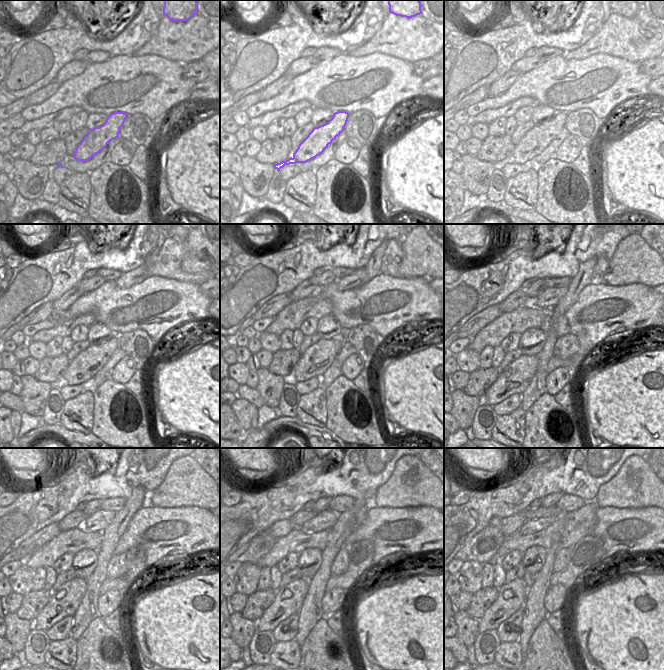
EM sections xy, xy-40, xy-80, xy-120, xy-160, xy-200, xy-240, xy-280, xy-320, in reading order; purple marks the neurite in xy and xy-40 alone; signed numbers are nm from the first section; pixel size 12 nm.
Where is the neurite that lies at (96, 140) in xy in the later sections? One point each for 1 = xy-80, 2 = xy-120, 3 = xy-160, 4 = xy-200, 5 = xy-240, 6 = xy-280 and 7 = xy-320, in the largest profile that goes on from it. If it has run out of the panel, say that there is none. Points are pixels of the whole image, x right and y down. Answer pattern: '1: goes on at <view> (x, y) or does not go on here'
1: goes on at xy-80 (534, 142)
2: goes on at xy-120 (87, 363)
3: goes on at xy-160 (316, 359)
4: goes on at xy-200 (514, 378)
5: goes on at xy-240 (64, 601)
6: goes on at xy-280 (288, 600)
7: goes on at xy-320 (510, 599)

